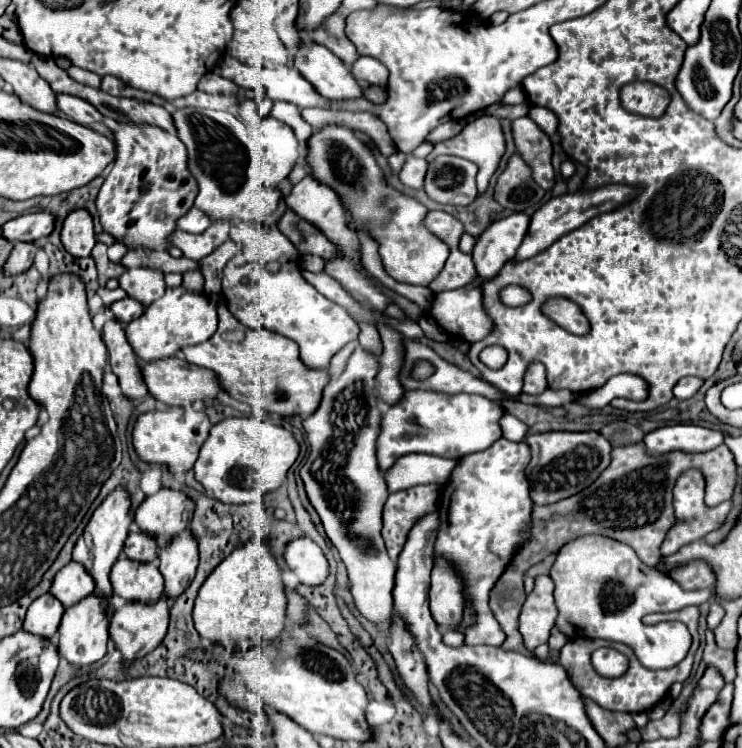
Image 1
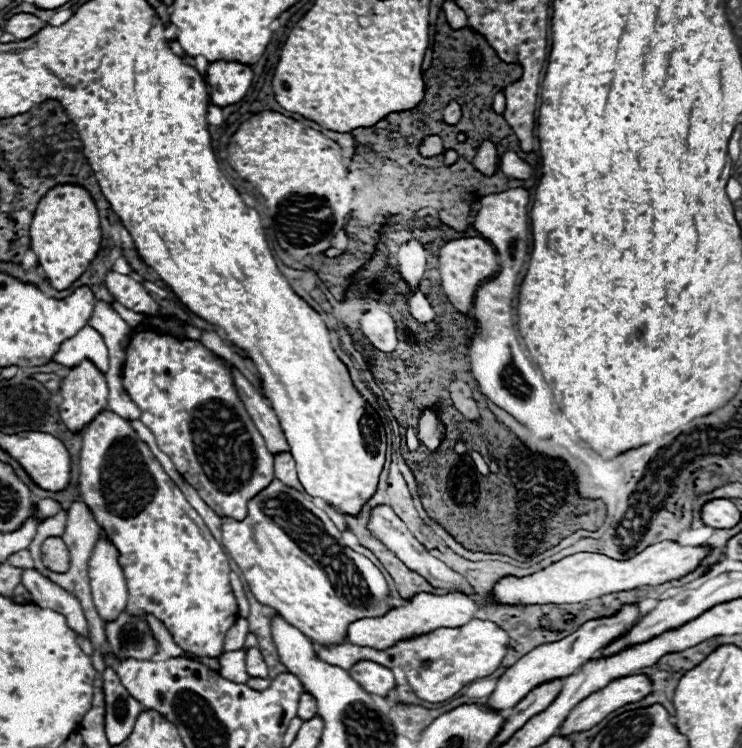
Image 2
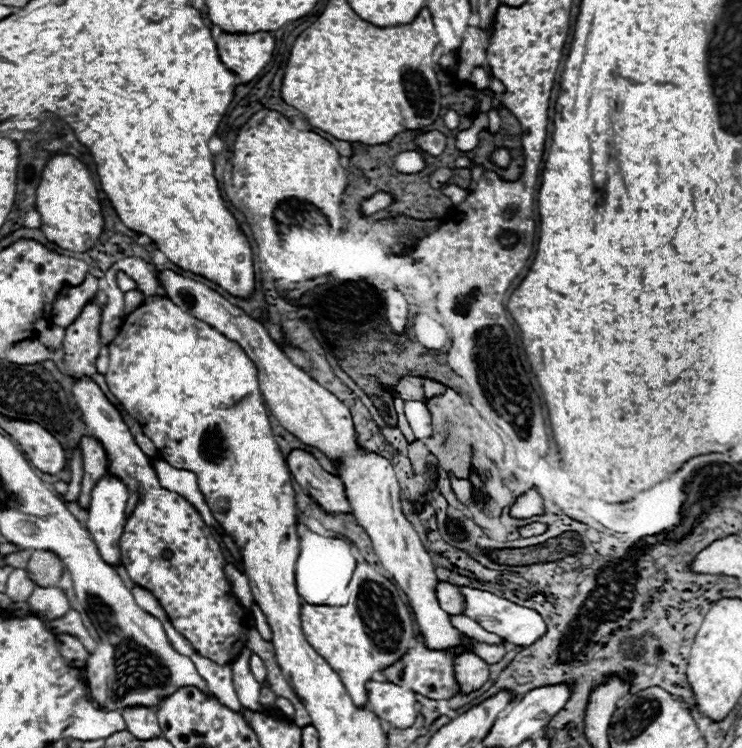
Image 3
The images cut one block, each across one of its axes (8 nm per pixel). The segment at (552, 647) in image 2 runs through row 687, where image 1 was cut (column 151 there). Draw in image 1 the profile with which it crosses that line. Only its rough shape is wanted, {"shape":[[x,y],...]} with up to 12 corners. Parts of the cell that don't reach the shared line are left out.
{"shape":[[158,490],[134,512],[134,522],[164,546],[182,534],[194,502]]}

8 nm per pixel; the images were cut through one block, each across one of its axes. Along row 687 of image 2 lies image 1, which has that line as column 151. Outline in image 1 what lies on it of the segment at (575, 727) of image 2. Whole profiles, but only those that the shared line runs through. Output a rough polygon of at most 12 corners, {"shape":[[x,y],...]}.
{"shape":[[168,598],[128,602],[110,618],[122,664],[152,652],[168,628]]}

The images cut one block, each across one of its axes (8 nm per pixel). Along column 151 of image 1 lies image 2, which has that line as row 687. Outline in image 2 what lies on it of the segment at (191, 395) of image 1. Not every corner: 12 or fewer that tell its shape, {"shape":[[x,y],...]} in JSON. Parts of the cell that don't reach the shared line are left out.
{"shape":[[372,660],[348,672],[366,692],[386,696],[396,686],[392,670]]}

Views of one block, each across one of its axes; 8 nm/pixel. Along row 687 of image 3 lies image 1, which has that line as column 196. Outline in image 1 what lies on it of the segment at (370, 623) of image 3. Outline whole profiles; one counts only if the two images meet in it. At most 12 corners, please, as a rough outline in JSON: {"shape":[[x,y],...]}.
{"shape":[[222,302],[210,340],[182,350],[222,390],[270,414],[318,408],[326,370],[296,342],[246,328]]}

